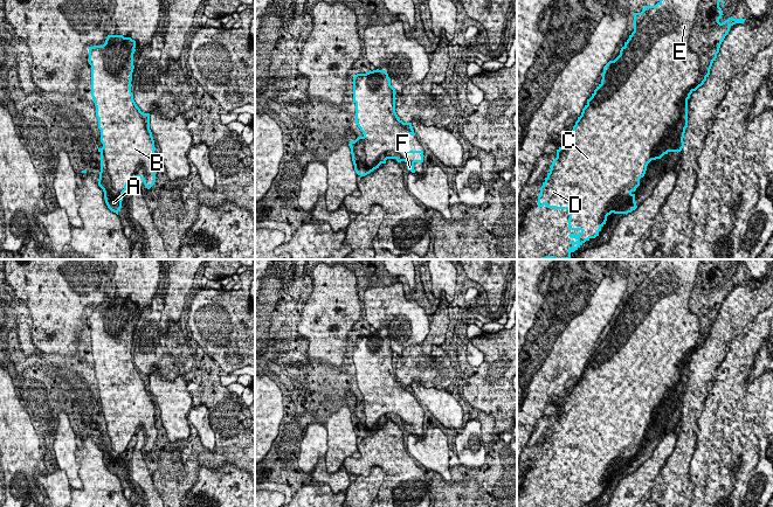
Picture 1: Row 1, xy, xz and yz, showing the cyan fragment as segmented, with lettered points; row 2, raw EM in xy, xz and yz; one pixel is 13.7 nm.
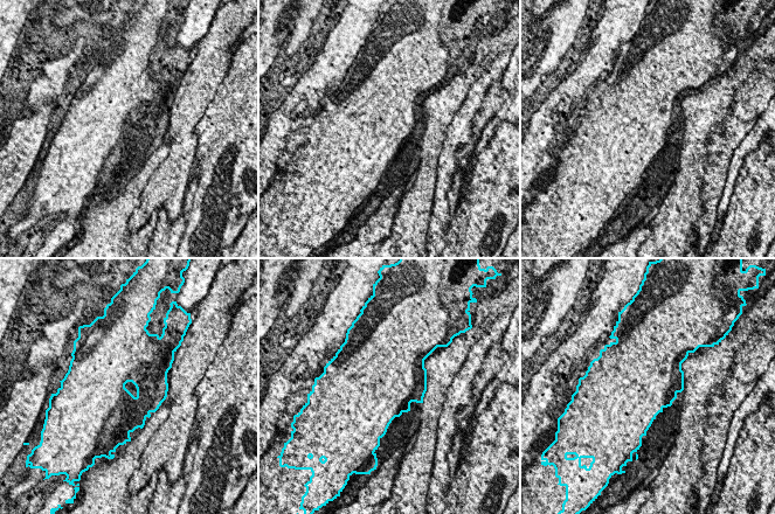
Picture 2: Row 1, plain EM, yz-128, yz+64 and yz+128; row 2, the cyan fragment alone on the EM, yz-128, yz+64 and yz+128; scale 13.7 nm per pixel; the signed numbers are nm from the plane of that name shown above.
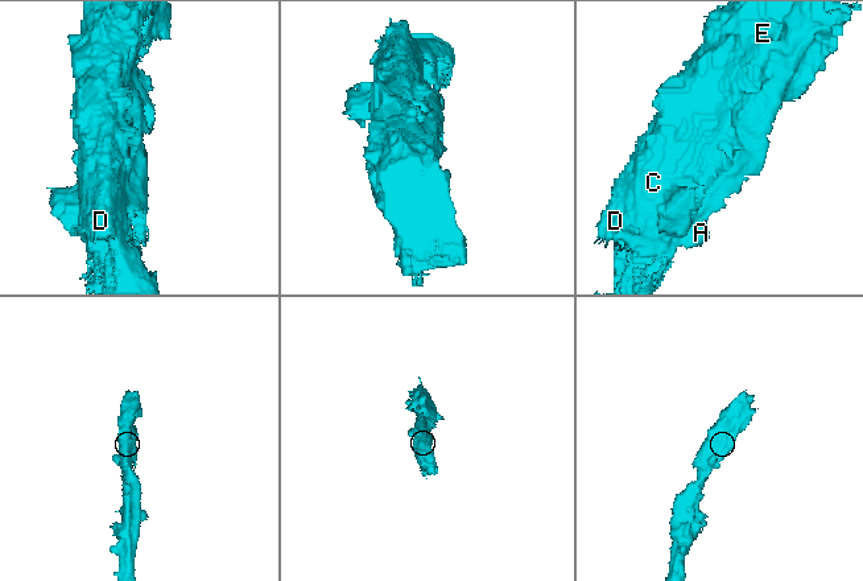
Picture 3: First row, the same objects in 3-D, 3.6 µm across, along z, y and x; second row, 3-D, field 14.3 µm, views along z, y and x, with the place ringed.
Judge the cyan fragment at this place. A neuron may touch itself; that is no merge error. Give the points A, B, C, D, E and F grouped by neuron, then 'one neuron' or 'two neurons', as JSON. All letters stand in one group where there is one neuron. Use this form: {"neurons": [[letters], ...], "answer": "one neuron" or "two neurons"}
{"neurons": [["A", "B", "C", "D", "E", "F"]], "answer": "one neuron"}

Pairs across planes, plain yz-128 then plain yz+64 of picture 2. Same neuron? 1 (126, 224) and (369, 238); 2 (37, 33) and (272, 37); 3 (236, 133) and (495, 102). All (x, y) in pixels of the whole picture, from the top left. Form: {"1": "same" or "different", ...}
{"1": "same", "2": "different", "3": "different"}

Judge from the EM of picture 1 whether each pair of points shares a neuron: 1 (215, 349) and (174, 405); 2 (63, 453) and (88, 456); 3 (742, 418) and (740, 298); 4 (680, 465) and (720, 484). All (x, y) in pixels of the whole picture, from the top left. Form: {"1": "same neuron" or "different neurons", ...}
{"1": "different neurons", "2": "different neurons", "3": "different neurons", "4": "different neurons"}

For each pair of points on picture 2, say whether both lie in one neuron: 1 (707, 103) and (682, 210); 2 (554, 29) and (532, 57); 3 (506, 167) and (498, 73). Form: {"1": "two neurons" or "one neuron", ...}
{"1": "one neuron", "2": "two neurons", "3": "one neuron"}

